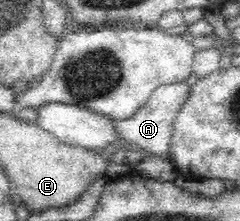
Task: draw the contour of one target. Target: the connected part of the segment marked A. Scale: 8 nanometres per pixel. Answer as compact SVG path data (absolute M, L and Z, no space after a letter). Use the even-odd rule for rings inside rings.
M185 81L157 87L149 99L131 117L112 123L116 131L116 141L113 144L121 149L133 147L151 155L166 155L173 118L179 111L180 105L186 100L190 87L191 85Z

